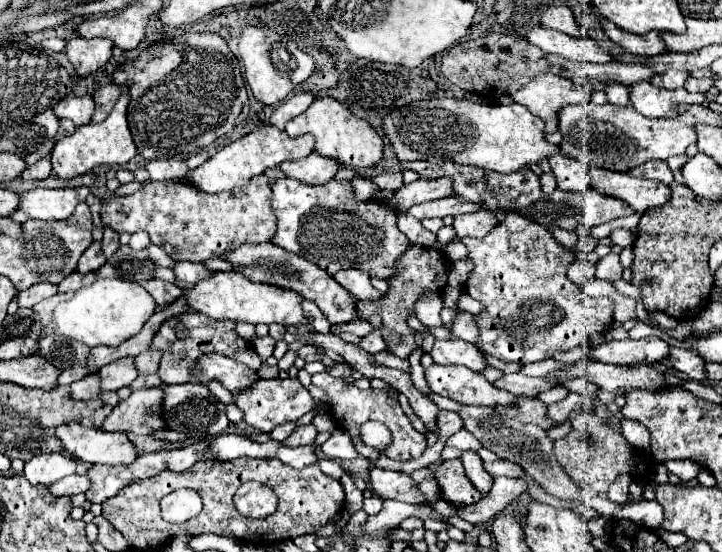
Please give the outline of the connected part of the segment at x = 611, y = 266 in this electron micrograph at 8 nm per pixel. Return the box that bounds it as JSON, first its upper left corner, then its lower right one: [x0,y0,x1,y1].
[596,252,622,282]

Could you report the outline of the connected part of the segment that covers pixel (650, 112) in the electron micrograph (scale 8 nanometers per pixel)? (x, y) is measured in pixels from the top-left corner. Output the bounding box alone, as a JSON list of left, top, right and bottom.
[630,80,704,118]

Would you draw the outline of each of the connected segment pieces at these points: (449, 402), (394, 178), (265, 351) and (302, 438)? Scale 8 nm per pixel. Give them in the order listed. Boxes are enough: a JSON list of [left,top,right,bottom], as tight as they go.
[[429,393,463,412],[374,172,402,192],[252,336,276,360],[284,424,318,446]]

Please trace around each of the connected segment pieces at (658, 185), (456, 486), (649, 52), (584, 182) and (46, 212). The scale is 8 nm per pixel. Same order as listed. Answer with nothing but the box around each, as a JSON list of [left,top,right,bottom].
[[600,170,668,212],[434,460,484,508],[596,16,666,56],[548,154,590,192],[20,188,90,220]]

